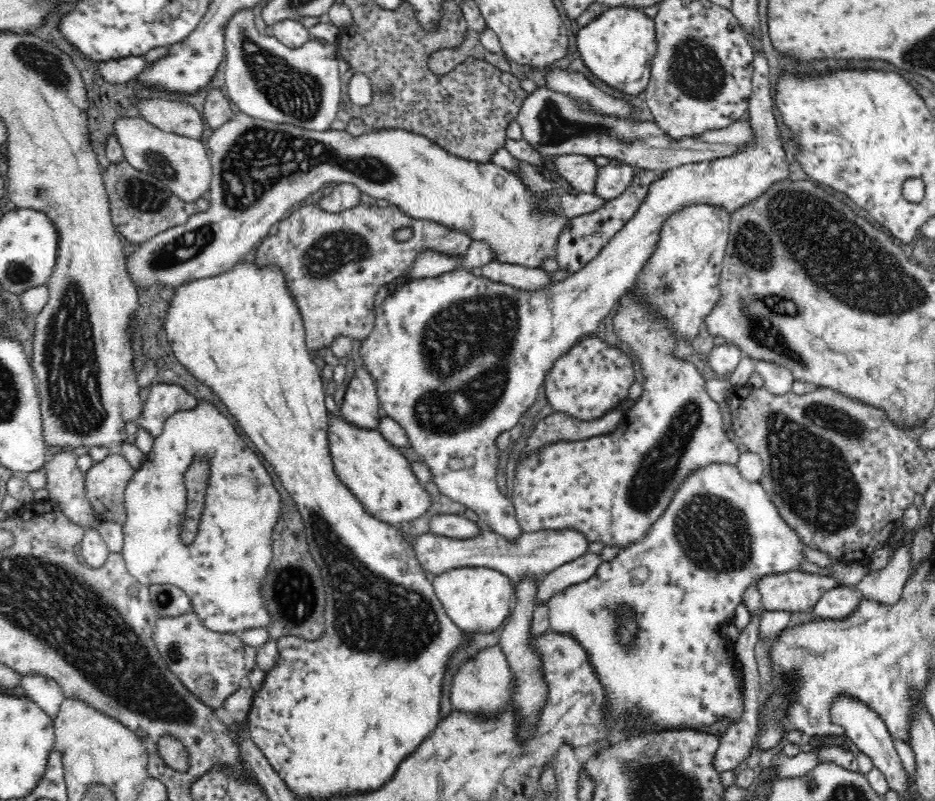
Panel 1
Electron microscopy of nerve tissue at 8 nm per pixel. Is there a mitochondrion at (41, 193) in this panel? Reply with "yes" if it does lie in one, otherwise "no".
yes

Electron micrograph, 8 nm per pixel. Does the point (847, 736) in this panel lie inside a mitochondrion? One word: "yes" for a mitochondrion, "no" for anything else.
no

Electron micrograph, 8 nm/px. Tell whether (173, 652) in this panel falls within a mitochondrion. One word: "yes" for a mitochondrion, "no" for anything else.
yes

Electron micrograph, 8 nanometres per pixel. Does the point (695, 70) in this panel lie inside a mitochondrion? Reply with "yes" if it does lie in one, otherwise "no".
yes

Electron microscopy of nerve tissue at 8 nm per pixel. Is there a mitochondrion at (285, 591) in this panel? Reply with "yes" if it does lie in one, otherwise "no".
yes

